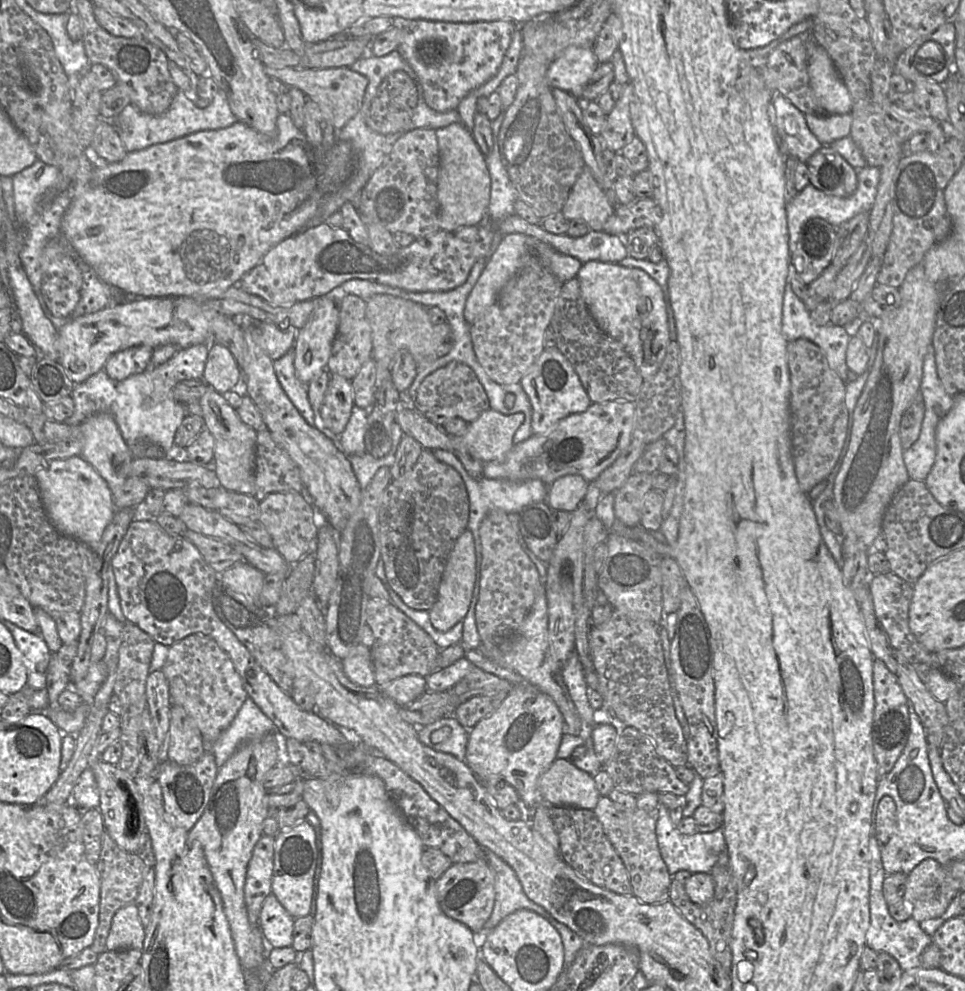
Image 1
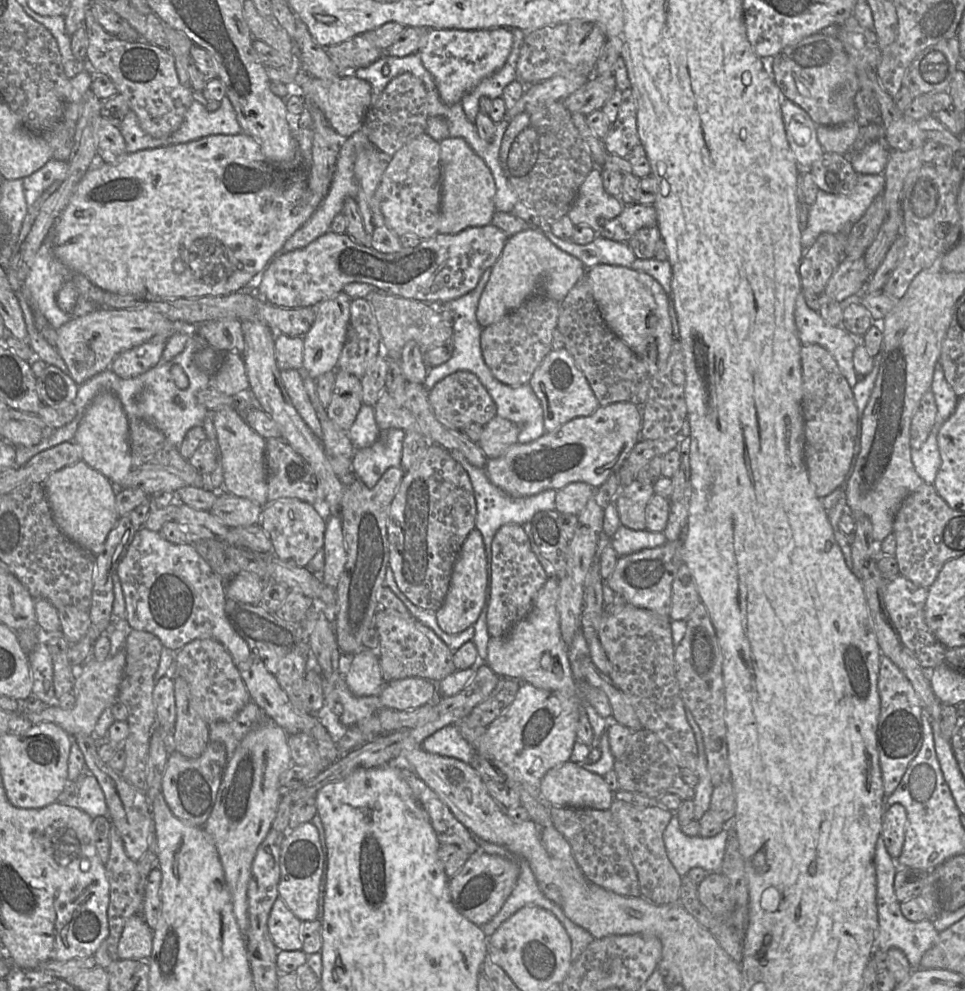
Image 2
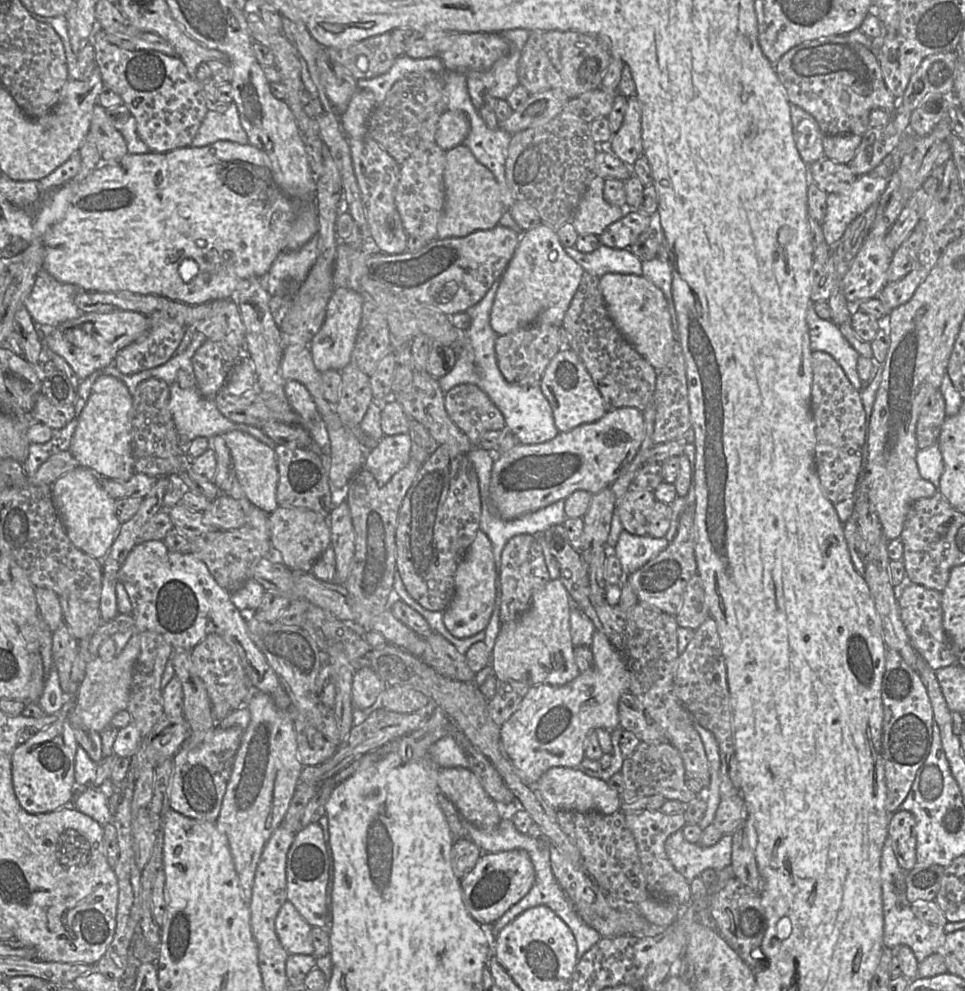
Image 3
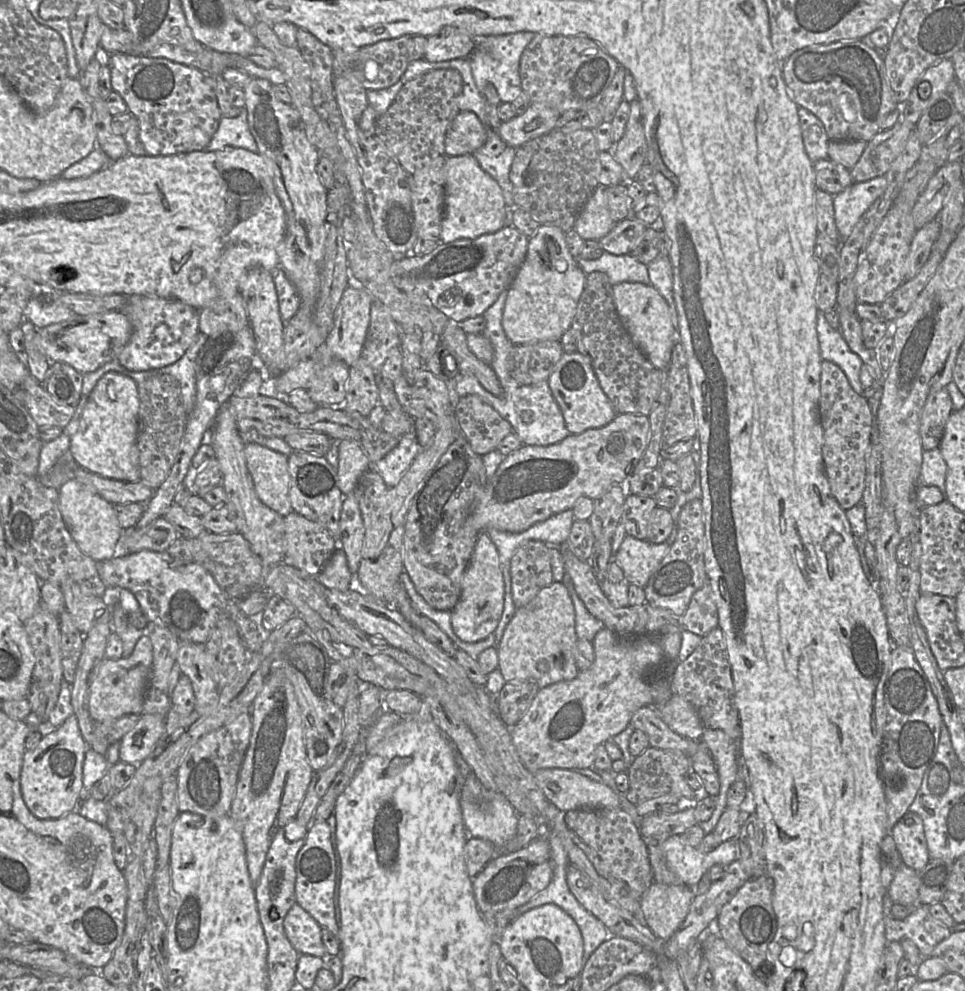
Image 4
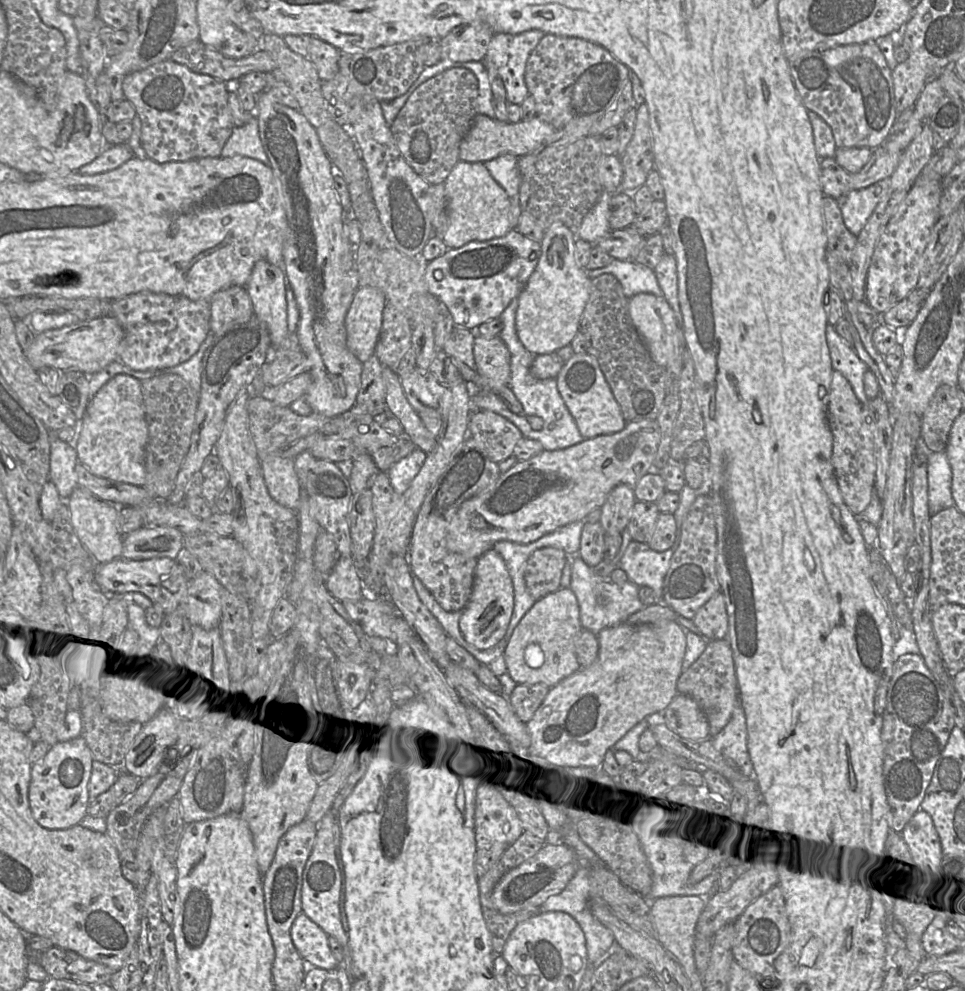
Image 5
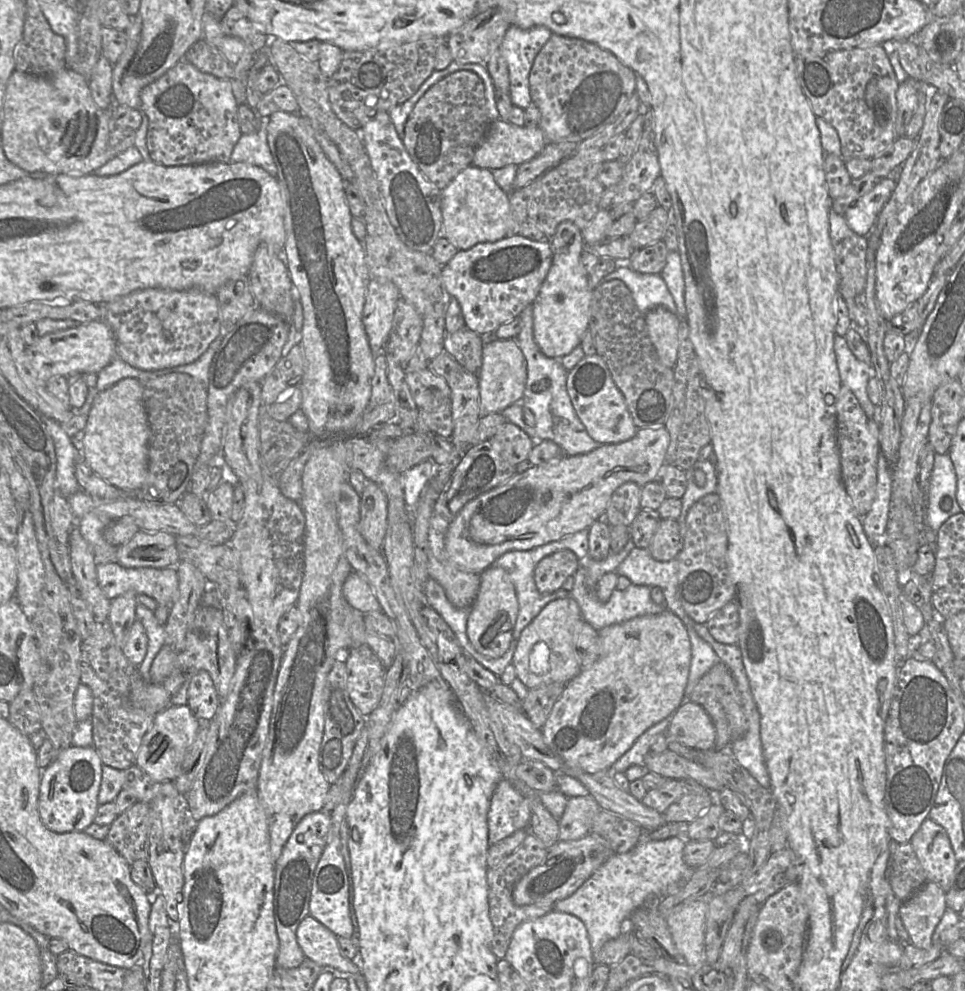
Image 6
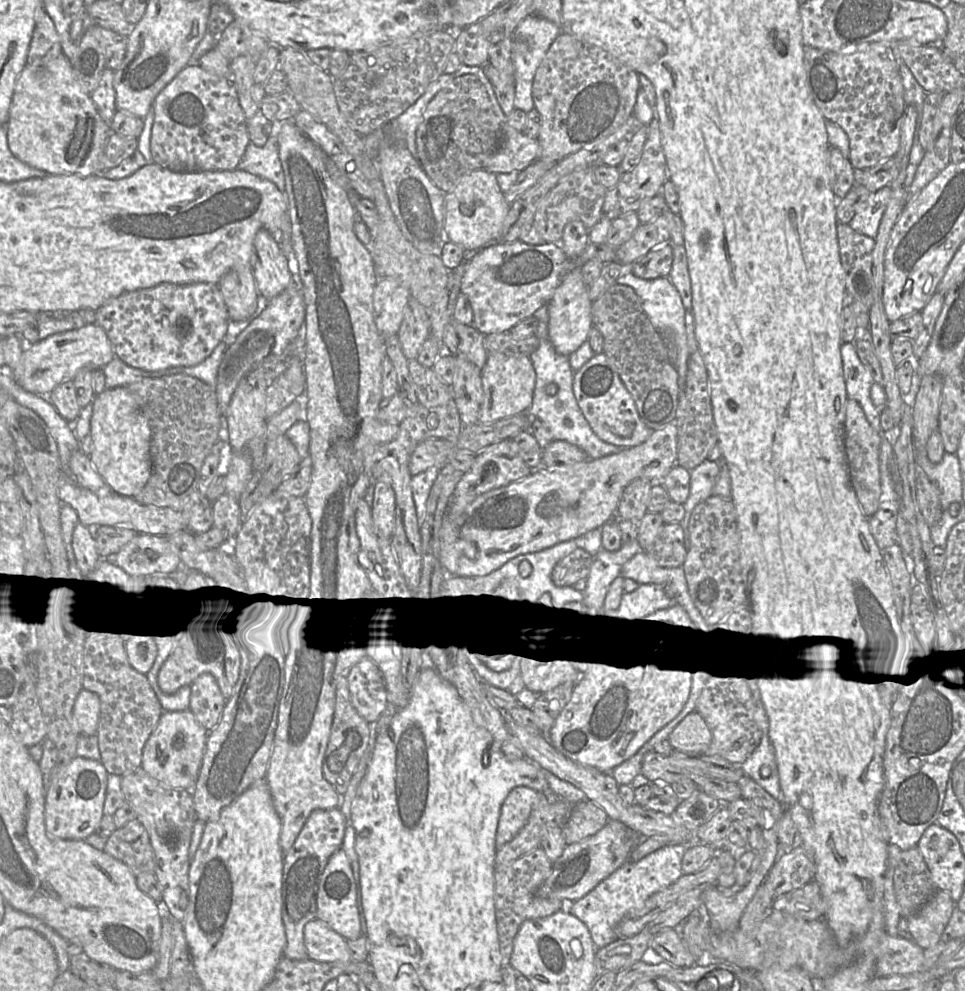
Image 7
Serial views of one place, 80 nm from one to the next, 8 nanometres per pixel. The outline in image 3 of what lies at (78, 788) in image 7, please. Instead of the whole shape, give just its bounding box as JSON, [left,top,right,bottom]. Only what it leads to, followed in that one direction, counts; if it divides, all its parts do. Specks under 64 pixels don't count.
[12,718,78,814]

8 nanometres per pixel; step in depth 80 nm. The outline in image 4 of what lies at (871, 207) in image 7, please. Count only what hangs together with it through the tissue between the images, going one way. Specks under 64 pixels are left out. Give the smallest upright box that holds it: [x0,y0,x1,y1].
[833,176,887,239]

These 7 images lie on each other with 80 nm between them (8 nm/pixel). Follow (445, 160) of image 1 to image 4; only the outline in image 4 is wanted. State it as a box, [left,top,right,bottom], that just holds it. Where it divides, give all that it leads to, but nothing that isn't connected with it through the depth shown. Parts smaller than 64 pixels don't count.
[439,154,509,243]

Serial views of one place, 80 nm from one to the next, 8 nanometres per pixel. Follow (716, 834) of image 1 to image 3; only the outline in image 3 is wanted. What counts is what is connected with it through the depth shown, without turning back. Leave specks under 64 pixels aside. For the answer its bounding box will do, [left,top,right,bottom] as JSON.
[665,829,732,882]

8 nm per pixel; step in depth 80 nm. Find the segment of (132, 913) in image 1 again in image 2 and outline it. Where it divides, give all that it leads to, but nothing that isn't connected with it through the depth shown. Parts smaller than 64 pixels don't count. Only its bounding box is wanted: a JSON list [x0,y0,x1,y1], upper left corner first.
[118,914,152,962]

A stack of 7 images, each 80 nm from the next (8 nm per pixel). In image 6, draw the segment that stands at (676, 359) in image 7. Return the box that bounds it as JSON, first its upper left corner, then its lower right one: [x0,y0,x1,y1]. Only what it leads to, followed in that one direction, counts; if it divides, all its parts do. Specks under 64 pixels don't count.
[603,264,676,314]

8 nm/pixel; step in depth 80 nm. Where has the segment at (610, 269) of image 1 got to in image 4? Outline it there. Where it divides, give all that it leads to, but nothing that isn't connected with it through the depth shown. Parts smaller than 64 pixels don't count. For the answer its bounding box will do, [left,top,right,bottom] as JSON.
[613,282,678,370]

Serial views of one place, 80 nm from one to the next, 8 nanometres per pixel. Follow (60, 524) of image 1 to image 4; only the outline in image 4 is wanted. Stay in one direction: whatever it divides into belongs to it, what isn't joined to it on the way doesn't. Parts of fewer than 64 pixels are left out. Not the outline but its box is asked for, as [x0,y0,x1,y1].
[58,478,122,562]

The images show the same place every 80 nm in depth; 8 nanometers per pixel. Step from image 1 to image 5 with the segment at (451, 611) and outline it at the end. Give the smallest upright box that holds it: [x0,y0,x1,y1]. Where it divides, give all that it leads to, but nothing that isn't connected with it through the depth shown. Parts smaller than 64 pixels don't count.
[459,548,514,650]

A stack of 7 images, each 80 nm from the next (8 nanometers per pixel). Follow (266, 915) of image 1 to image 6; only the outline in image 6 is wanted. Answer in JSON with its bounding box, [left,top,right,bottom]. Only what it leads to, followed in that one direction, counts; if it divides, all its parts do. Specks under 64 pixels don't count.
[296,915,362,975]

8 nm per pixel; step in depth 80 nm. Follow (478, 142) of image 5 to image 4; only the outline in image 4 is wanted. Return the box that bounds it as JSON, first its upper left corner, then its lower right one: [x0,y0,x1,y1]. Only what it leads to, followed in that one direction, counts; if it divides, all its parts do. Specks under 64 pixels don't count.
[445,103,561,156]

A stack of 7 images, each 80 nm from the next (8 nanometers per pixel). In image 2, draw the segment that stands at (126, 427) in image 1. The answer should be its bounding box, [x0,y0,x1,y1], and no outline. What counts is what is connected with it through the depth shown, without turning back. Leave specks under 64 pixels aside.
[15,332,211,467]

